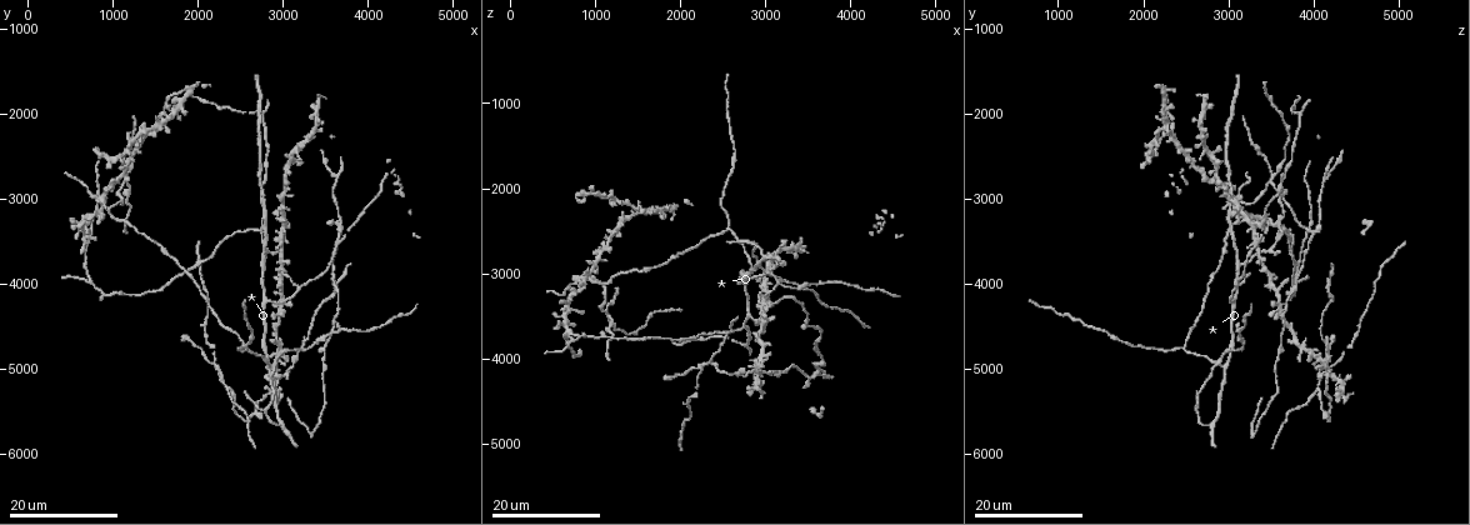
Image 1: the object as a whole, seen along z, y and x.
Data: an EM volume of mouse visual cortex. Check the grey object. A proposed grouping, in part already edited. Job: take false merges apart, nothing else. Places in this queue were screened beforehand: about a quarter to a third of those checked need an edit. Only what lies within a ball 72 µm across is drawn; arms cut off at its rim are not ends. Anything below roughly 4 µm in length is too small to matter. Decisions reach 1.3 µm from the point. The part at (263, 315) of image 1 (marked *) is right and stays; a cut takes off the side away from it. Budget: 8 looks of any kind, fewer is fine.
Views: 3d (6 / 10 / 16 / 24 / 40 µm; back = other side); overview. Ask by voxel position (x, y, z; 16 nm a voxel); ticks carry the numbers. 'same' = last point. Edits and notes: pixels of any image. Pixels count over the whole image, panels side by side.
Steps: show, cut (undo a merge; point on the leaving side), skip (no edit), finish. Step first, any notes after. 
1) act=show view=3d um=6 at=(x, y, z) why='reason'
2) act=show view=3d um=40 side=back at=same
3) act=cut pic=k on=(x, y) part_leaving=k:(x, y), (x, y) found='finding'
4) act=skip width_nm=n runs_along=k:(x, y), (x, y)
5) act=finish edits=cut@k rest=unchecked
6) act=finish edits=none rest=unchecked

act=show view=3d um=16 at=(2950, 5650, 2750)

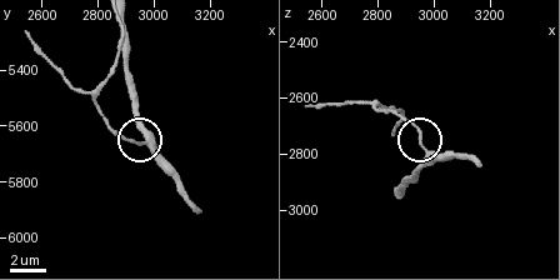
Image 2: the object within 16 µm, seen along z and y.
act=show view=3d um=10 at=same

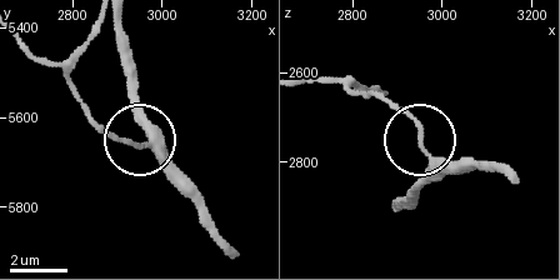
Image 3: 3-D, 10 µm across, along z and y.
act=skip width_nm=300 runs_along=3:(123, 23), (130, 101), (149, 130), (141, 145), (206, 206) found='one cell here'

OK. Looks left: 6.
act=show view=3d um=16 at=(2350, 5200, 4050)

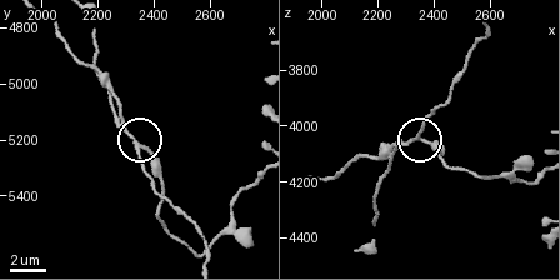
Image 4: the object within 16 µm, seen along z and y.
act=show view=3d um=10 at=(2340, 5240, 4040)

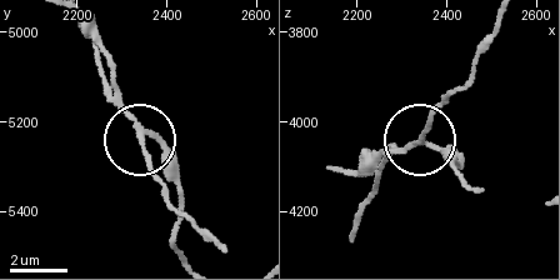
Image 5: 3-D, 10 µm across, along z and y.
act=cut pic=5 on=(111, 73) arms=3 part_leaving=5:(133, 116), (156, 143), (179, 193), (174, 243), (180, 256) found='two cells meet here'

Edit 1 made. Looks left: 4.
act=show view=3d um=16 at=(3400, 4700, 3200)

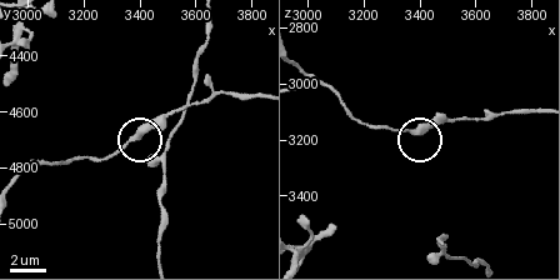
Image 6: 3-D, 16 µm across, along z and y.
act=show view=3d um=10 at=(3400, 4680, 3180)

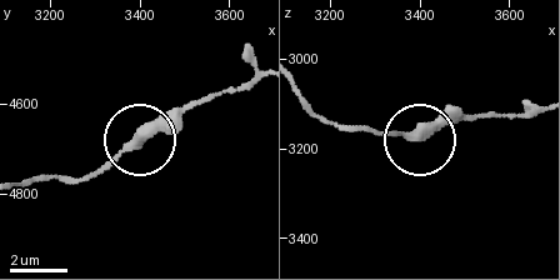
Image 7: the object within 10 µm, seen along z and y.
act=skip runs_along=7:(301, 99), (338, 123), (388, 135), (423, 138), (471, 116) found='continuous, no second cell'

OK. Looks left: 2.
act=show view=3d um=24 at=(3650, 4550, 3100) why='two arms in line, one across'

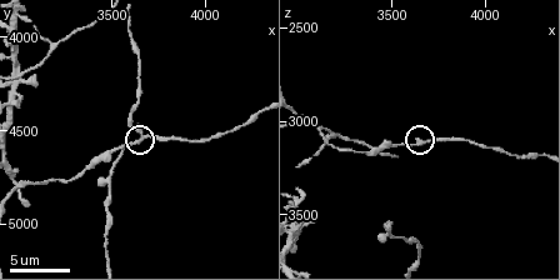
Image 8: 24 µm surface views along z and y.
act=show view=3d um=6 at=(3660, 4560, 3120)

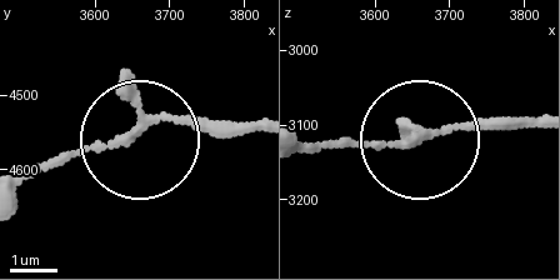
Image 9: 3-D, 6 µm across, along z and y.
act=skip width_nm=150 found='continuous, no second cell'

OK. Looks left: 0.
act=finish edits=cut@5 rest=unchecked

